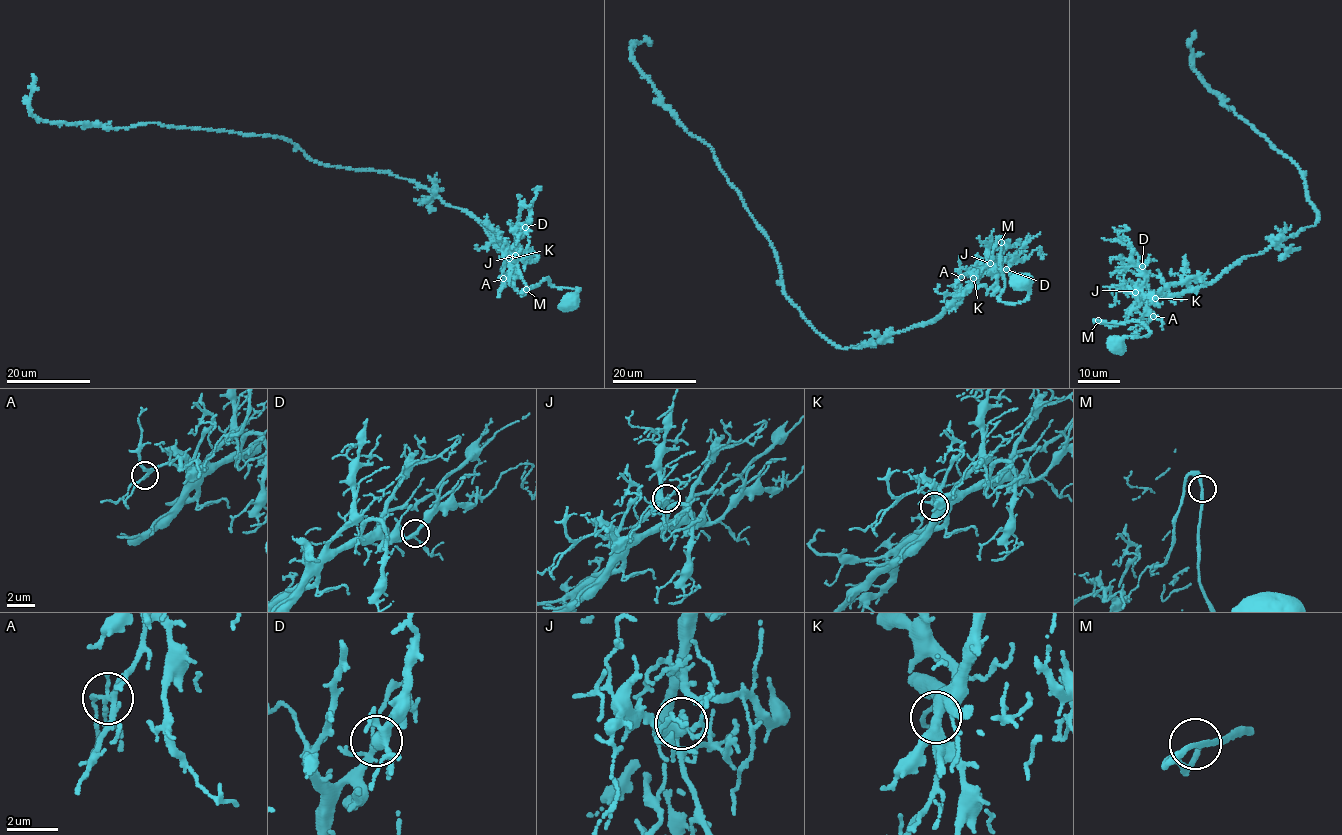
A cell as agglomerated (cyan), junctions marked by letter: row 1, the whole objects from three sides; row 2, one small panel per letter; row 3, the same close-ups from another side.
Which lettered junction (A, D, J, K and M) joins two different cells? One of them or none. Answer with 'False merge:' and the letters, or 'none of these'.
False merge: none of these

